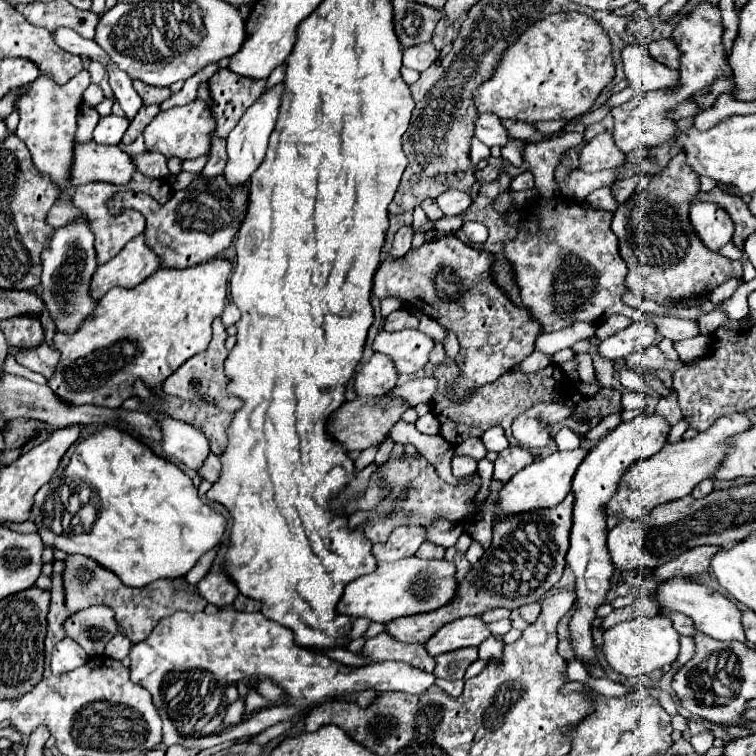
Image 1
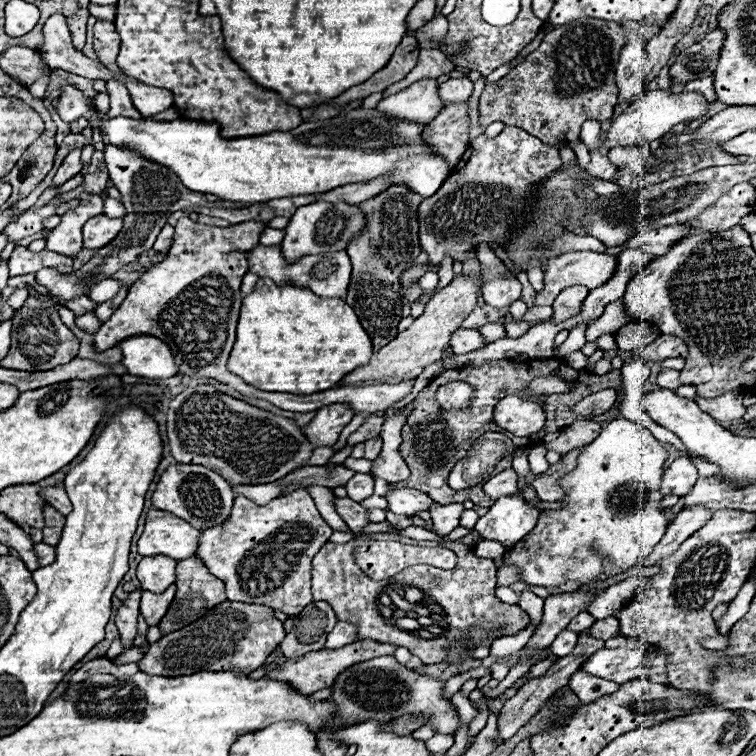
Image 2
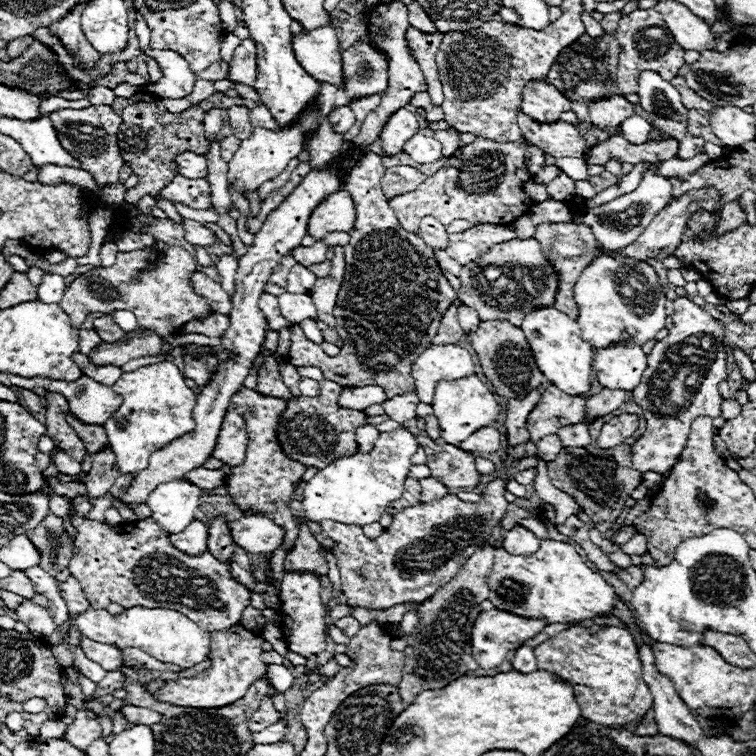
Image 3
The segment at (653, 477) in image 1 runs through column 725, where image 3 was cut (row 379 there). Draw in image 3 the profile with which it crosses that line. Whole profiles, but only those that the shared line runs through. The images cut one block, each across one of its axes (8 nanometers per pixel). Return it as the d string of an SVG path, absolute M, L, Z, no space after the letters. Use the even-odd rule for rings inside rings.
M458 344L426 348L412 364L418 400L424 404L432 404L438 380L458 380L462 376L474 374L474 368L476 366L468 350L460 348Z

